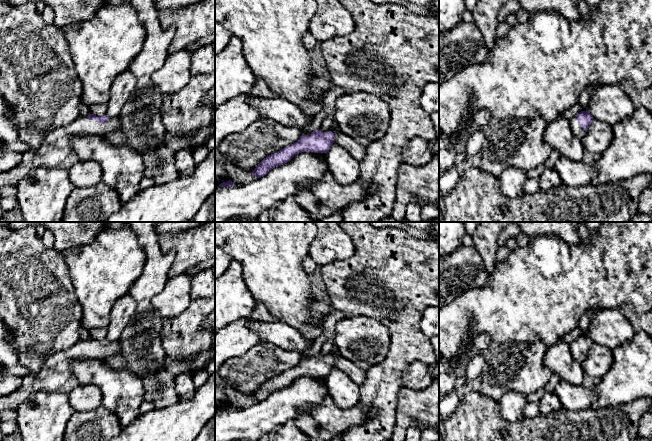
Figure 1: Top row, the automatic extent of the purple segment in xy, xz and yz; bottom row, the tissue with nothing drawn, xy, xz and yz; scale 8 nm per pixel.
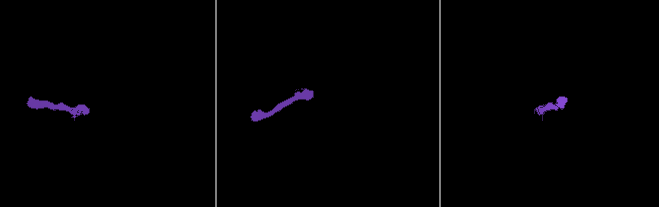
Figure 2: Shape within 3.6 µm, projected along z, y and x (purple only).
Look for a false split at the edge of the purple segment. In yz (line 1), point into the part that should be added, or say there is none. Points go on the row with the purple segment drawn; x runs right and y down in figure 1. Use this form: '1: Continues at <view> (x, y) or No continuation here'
1: Continues at yz (578, 131)

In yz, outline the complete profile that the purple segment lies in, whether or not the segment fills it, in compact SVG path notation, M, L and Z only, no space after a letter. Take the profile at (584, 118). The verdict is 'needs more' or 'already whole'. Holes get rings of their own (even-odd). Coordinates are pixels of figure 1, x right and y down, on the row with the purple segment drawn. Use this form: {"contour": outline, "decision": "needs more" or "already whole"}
{"contour": "M588 110L581 111L570 122L570 128L575 137L582 140L594 118Z", "decision": "needs more"}

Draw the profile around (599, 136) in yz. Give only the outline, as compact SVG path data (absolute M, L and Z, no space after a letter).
M594 119L581 142L585 149L595 154L602 155L612 143L612 140L612 126Z

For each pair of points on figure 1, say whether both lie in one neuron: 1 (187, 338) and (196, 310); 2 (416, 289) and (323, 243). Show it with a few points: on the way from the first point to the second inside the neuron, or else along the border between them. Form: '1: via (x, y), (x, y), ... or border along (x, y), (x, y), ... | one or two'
1: via (187, 331), (187, 326), (193, 317) | one
2: border along (347, 233), (354, 253), (328, 264) | two

